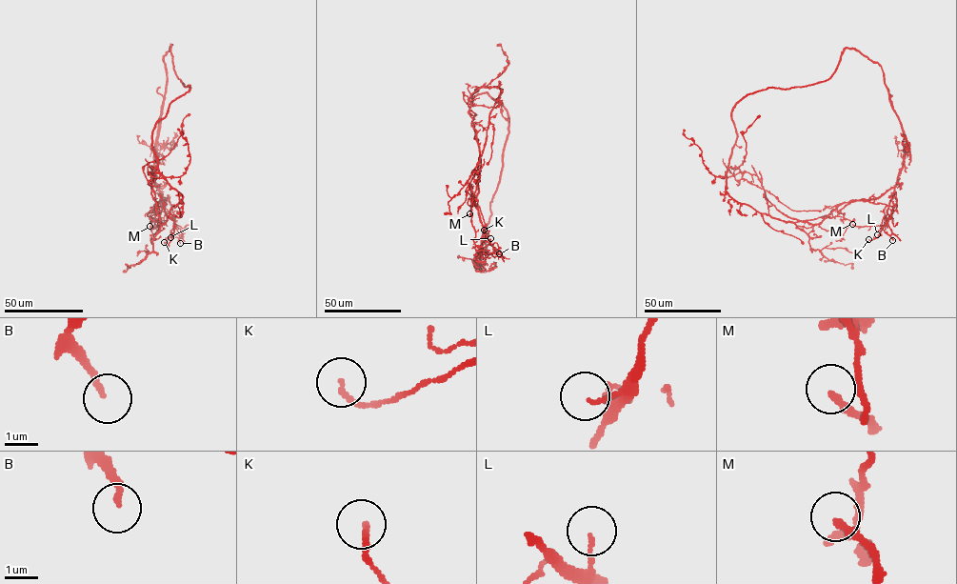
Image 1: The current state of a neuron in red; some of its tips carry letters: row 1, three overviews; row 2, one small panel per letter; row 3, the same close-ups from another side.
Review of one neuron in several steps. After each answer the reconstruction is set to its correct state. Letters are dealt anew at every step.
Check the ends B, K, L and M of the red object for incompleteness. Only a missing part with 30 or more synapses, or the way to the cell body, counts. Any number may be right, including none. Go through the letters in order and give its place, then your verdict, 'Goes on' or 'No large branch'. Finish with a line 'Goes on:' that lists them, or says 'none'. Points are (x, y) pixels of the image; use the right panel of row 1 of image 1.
B: Place: (892, 240). No large branch
K: Place: (868, 239). No large branch
L: Place: (877, 234). No large branch
M: Place: (852, 224). No large branch
Goes on: none

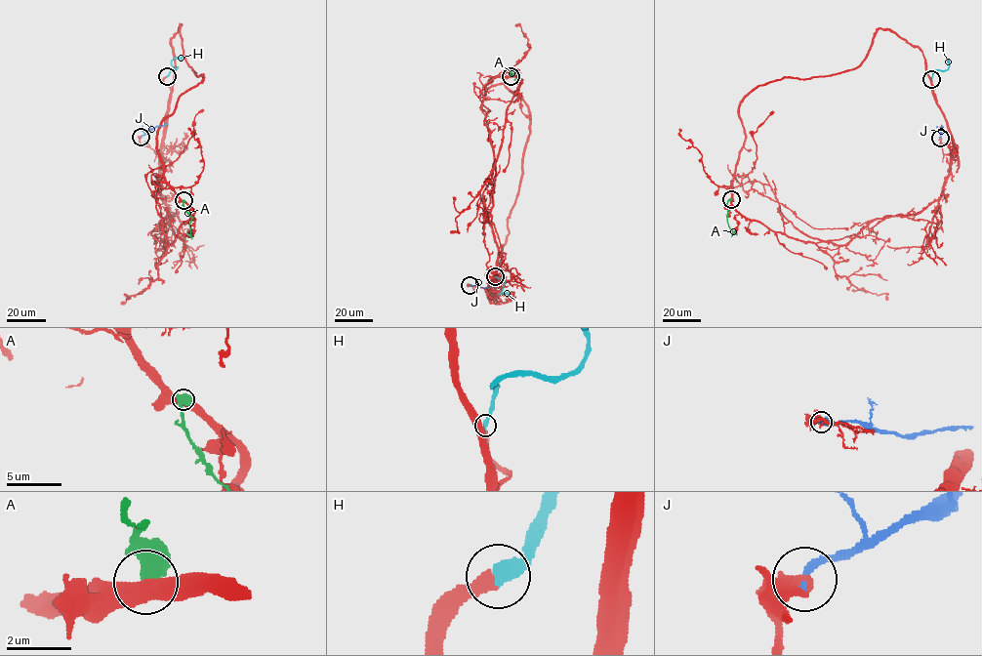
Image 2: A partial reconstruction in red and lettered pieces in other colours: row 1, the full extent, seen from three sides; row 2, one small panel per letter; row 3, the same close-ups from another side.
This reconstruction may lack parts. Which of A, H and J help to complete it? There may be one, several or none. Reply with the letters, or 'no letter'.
H

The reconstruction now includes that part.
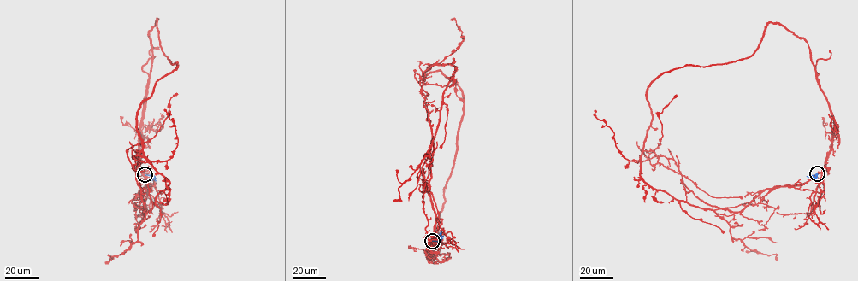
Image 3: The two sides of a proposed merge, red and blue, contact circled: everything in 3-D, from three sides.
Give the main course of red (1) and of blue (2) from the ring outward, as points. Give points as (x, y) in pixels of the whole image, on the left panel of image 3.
1: (144, 175), (139, 128), (151, 68), (149, 32), (156, 19), (159, 44), (176, 63), (174, 71)
2: (144, 175), (155, 177)

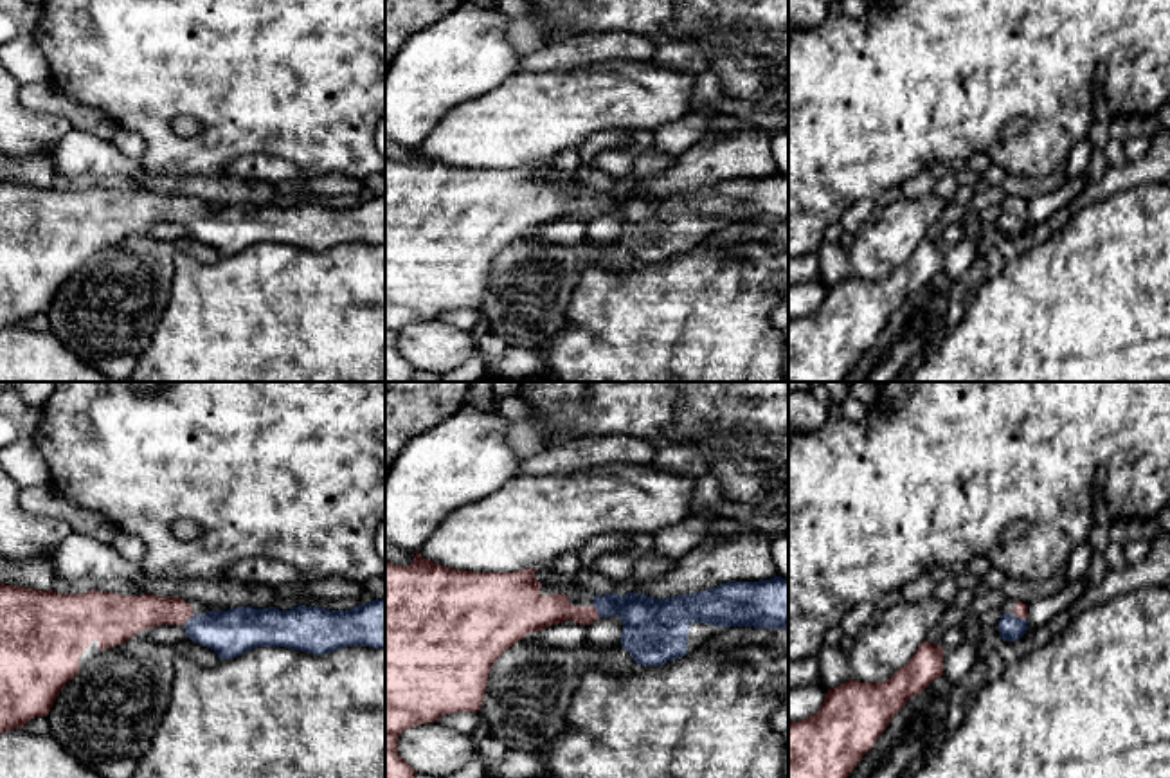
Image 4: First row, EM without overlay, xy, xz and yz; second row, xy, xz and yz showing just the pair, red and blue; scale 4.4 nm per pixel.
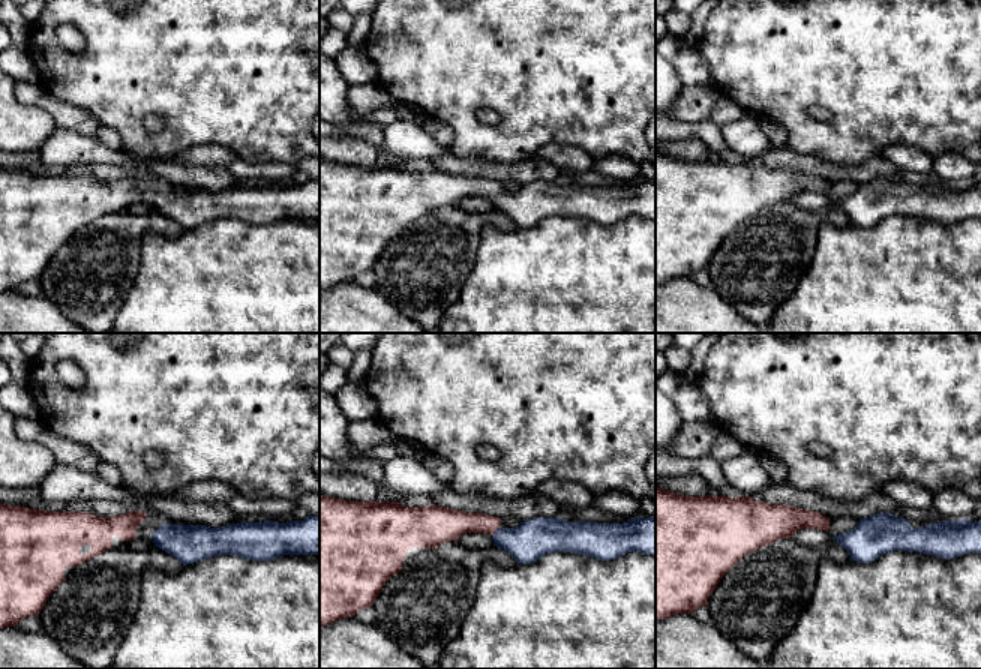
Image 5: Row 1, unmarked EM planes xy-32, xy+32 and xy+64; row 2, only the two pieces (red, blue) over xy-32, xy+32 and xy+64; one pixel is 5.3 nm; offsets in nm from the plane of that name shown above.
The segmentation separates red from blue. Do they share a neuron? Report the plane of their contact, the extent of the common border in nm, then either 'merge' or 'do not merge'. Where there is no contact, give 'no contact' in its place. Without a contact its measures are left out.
contact in xz; length 70 nm; merge

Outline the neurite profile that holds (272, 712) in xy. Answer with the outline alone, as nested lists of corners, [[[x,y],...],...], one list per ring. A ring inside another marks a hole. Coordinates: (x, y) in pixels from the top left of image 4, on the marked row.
[[[356,645],[315,656],[284,647],[257,647],[234,659],[221,659],[212,668],[187,657],[176,659],[169,706],[131,778],[385,778],[385,648]]]

